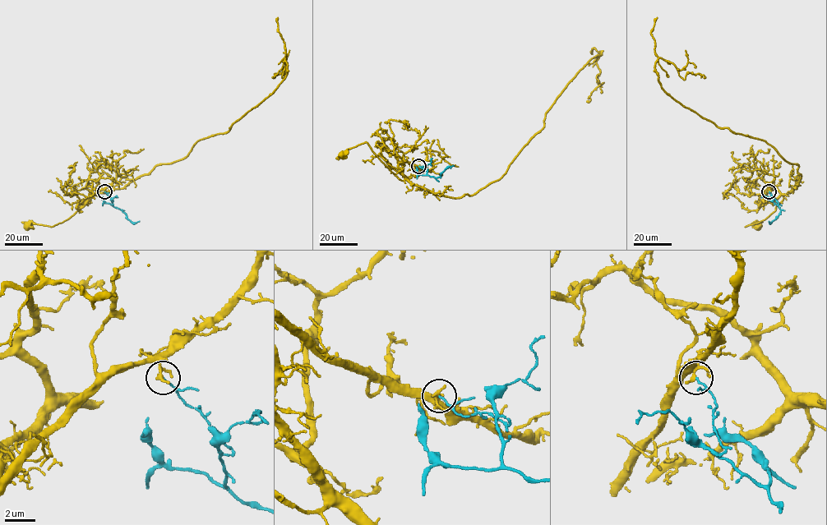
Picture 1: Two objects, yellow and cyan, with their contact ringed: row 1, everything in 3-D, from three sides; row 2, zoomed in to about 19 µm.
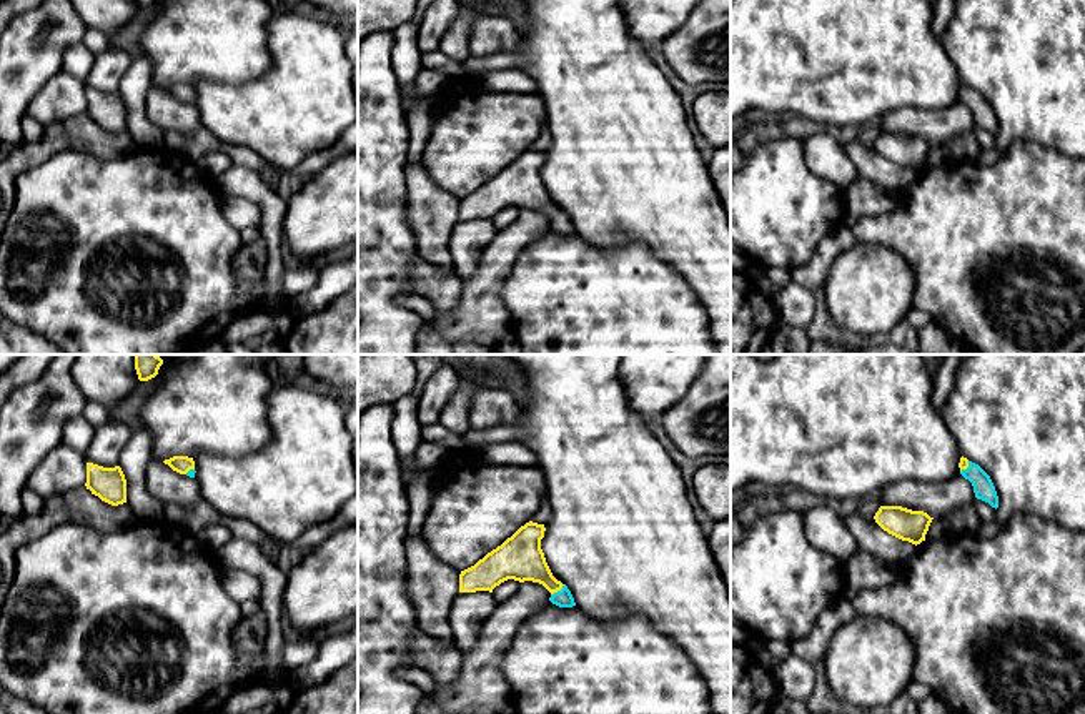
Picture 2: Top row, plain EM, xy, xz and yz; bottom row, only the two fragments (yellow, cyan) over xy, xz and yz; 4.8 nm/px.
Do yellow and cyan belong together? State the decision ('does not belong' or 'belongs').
does not belong

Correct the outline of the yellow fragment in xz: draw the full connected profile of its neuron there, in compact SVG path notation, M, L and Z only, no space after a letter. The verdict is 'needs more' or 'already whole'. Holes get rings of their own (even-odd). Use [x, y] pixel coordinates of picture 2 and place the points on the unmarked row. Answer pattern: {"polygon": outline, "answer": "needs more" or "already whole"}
{"polygon": "M526 150L501 173L488 180L474 193L461 198L459 220L489 218L508 206L542 211L551 221L562 216L544 185L541 166L544 151Z", "answer": "already whole"}

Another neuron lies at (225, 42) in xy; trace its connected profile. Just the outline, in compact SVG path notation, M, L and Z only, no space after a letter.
M161 0L158 15L141 35L143 53L153 63L153 87L213 82L243 85L271 67L266 27L276 13L270 0Z

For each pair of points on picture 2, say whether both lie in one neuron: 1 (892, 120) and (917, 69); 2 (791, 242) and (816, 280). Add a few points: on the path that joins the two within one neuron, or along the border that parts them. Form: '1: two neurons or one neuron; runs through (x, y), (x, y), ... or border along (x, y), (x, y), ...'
1: two neurons; border along (937, 109), (899, 107), (884, 117)
2: two neurons; border along (829, 232), (814, 253), (791, 272)

